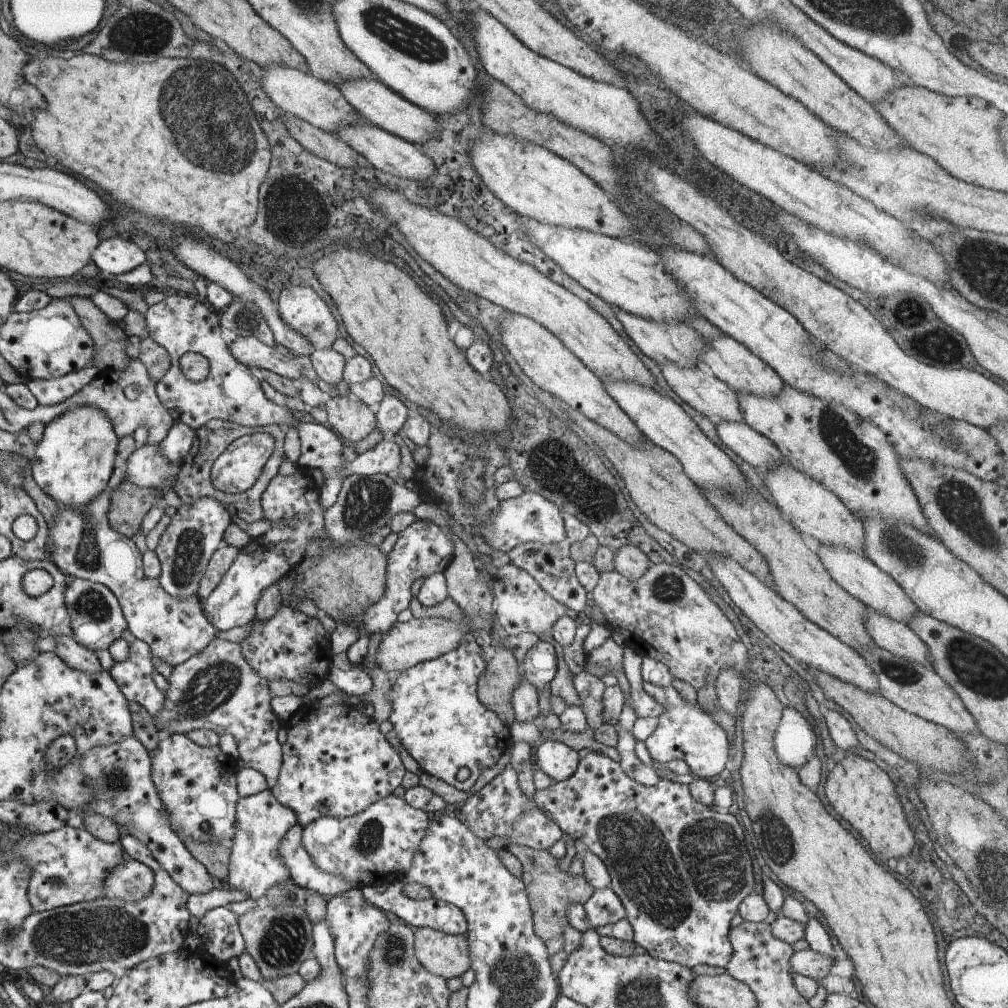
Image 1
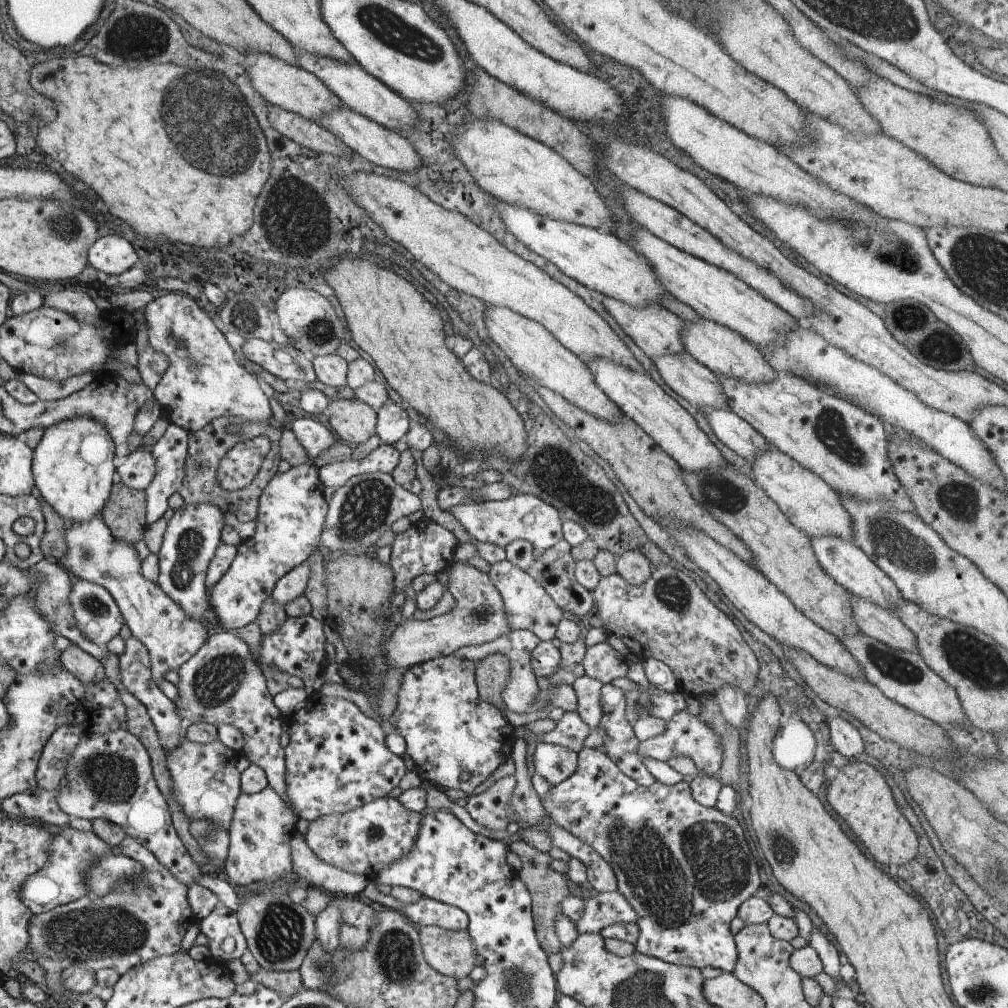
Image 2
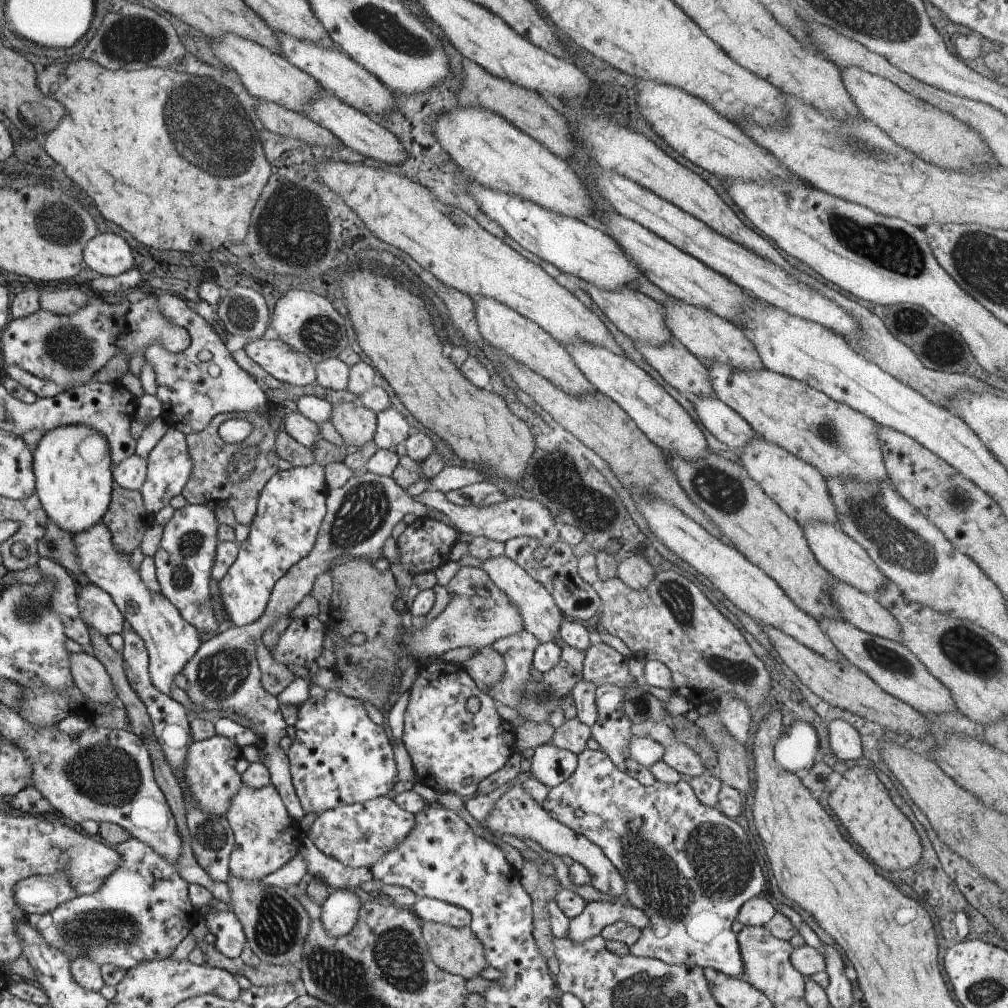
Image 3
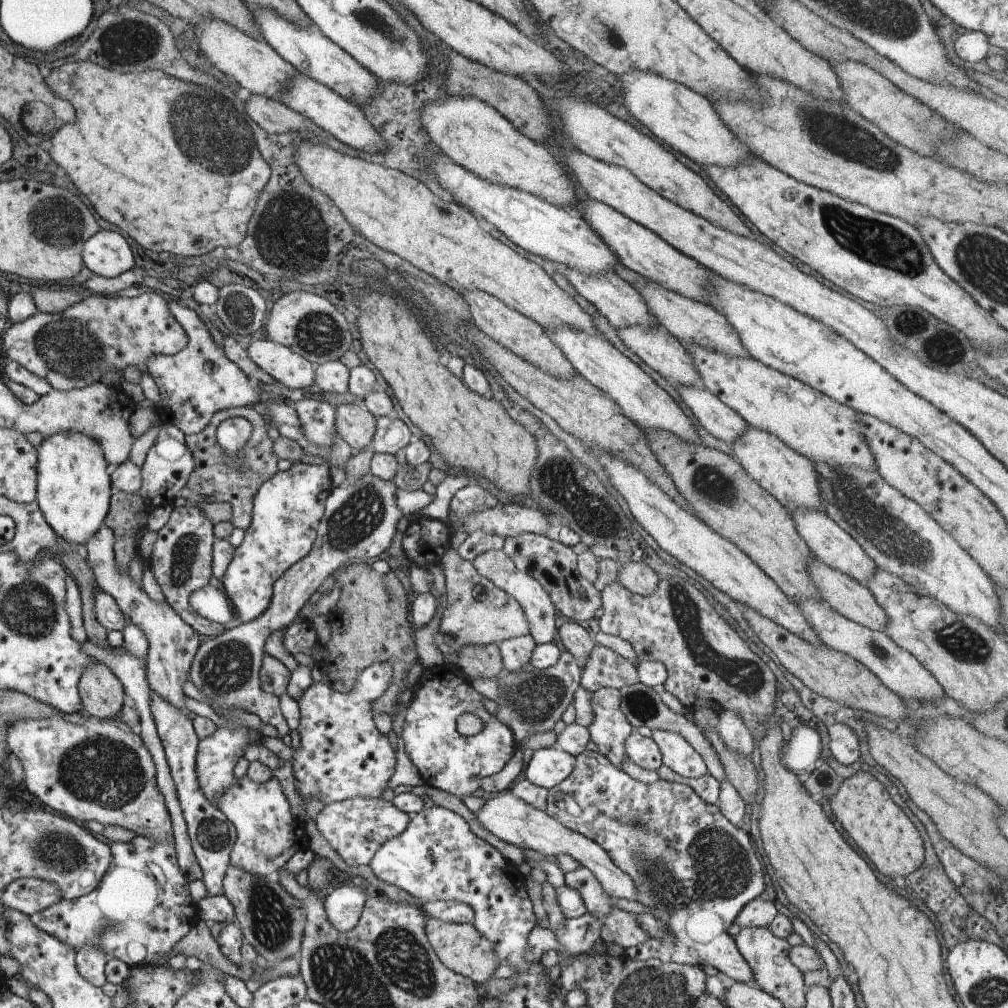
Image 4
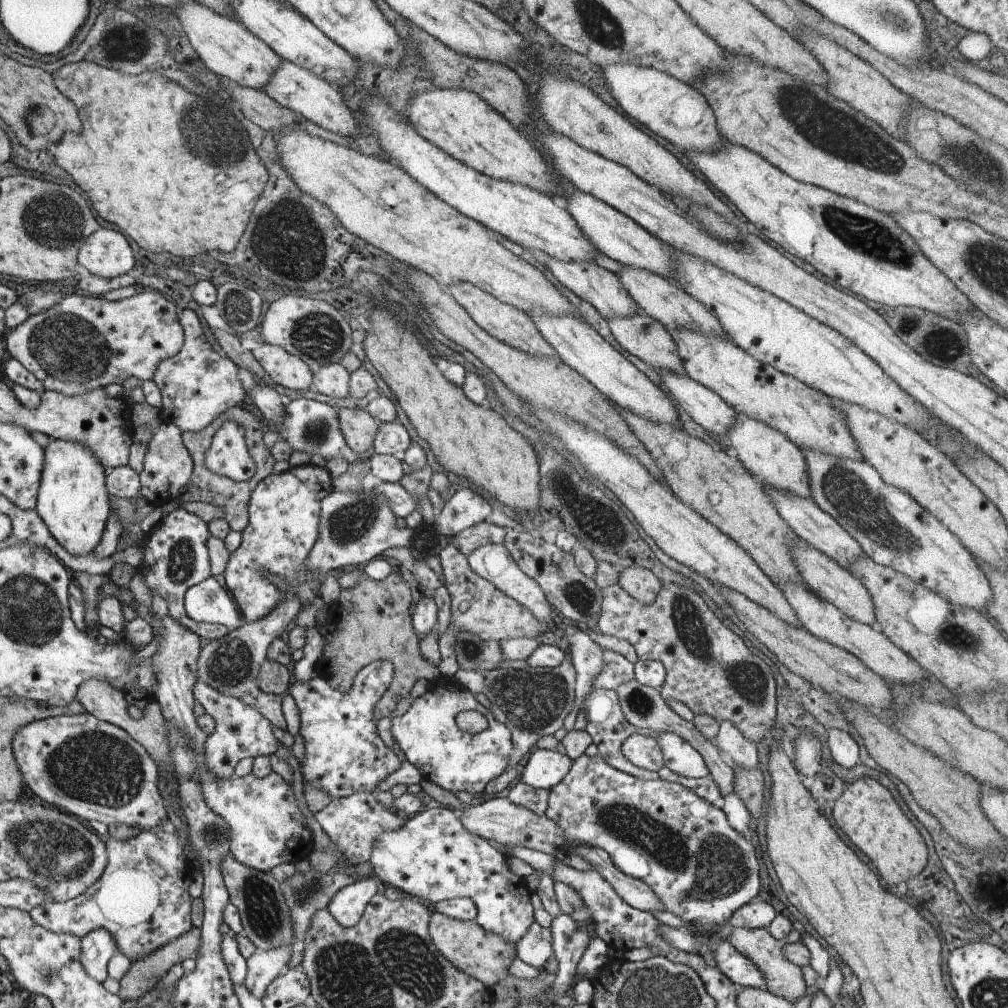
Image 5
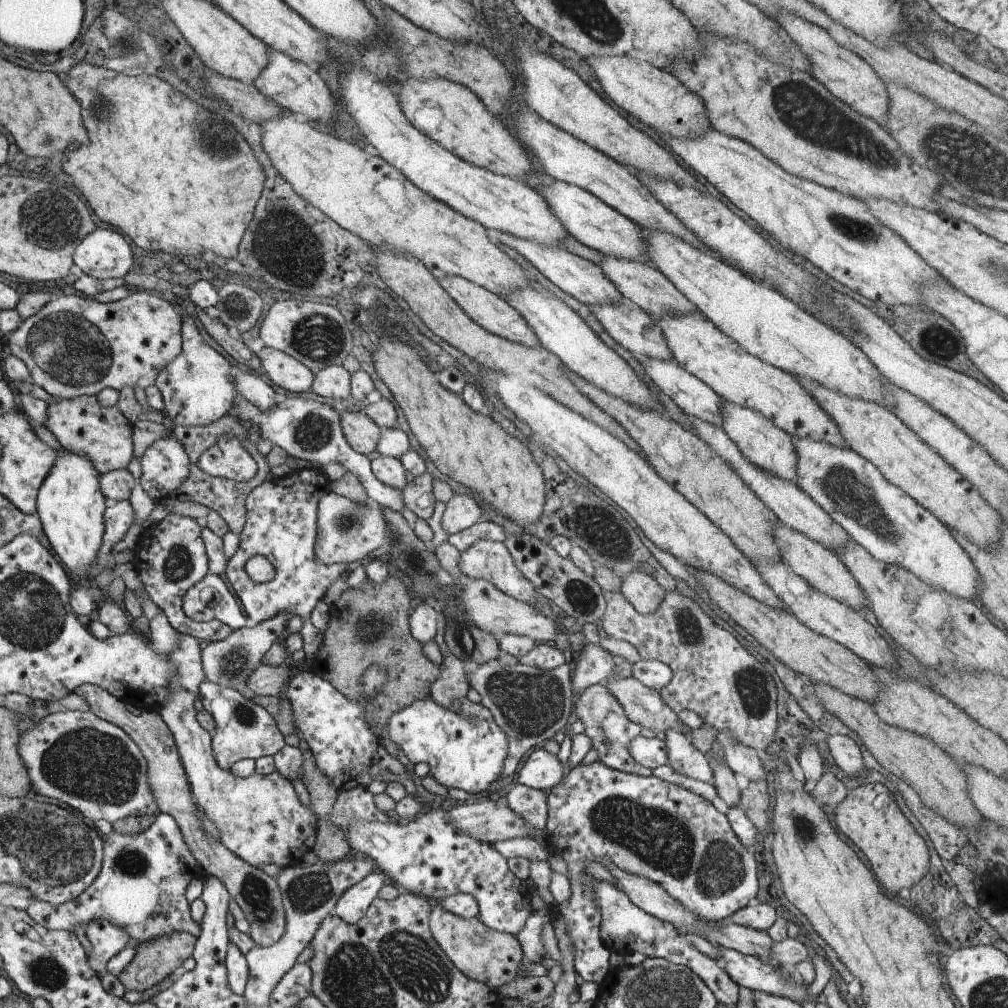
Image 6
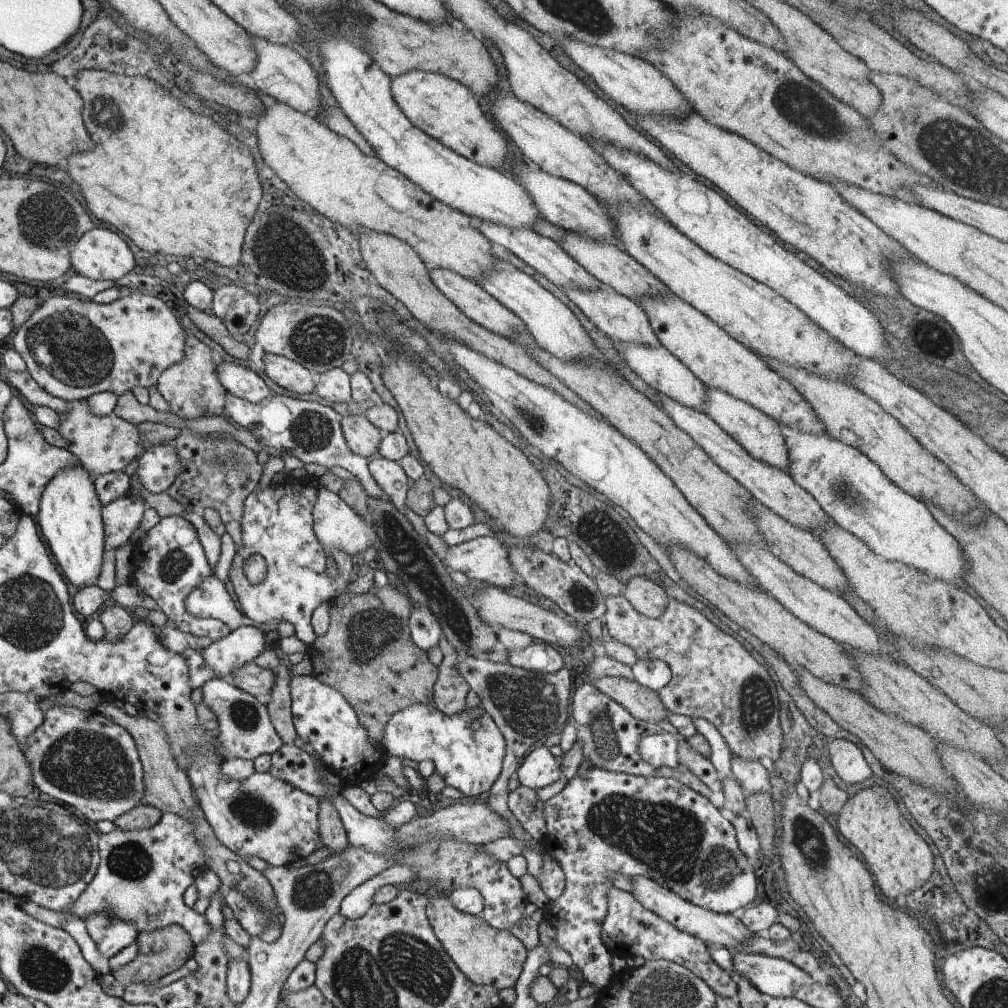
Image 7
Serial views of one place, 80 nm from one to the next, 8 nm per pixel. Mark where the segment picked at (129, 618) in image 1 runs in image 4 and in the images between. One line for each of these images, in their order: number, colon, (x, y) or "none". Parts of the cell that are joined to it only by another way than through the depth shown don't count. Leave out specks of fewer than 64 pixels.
2: (172, 638)
3: (171, 641)
4: (173, 644)

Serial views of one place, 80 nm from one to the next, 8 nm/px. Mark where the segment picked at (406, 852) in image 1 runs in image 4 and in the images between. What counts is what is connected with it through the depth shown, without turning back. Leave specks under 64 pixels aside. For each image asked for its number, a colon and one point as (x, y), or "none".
2: (366, 840)
3: (360, 835)
4: (357, 829)

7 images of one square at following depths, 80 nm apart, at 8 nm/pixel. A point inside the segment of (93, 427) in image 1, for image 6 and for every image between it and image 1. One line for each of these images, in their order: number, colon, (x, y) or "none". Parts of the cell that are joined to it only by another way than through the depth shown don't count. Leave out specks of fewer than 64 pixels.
2: (72, 467)
3: (71, 464)
4: (73, 488)
5: (72, 498)
6: (70, 503)

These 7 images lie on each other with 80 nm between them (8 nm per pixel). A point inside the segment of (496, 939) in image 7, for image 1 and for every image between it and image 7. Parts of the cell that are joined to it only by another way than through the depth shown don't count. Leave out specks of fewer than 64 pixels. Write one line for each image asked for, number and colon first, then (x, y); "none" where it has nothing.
1: (445, 955)
2: (451, 953)
3: (457, 951)
4: (460, 946)
5: (484, 956)
6: (483, 954)

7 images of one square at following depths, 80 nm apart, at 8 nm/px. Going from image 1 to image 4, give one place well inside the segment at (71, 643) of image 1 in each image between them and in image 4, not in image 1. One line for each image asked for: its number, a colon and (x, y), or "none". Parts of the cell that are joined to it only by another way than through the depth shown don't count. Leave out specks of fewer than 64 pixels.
2: (88, 669)
3: (89, 675)
4: (101, 694)

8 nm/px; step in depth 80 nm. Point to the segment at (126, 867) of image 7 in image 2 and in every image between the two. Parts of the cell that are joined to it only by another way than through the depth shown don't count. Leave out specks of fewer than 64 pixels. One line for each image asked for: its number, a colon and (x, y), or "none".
2: (142, 919)
3: (143, 911)
4: (143, 907)
5: (142, 899)
6: (142, 886)

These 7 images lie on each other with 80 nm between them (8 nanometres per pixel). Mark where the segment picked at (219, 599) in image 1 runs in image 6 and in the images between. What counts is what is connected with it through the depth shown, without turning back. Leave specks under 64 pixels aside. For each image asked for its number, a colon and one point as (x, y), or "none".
2: (292, 508)
3: (291, 508)
4: (287, 508)
5: (285, 508)
6: (281, 519)

